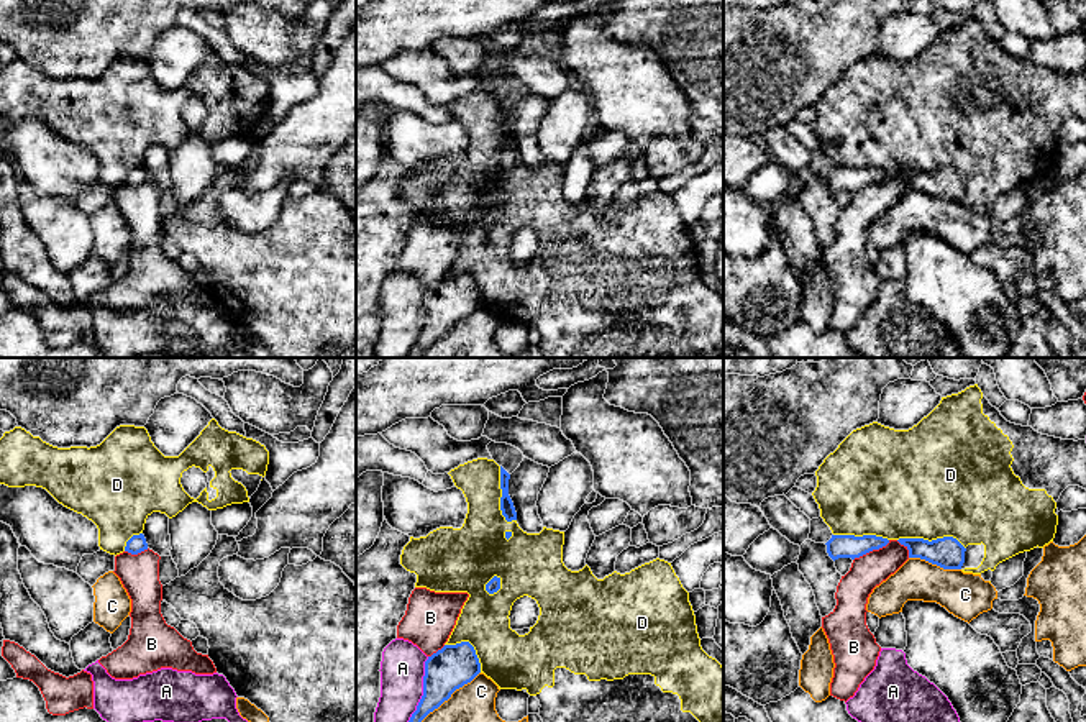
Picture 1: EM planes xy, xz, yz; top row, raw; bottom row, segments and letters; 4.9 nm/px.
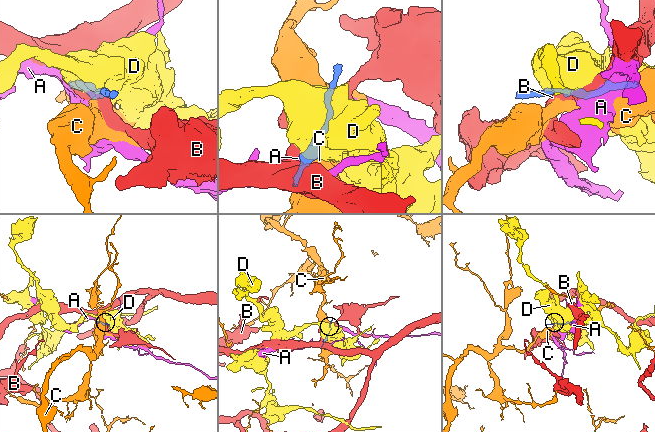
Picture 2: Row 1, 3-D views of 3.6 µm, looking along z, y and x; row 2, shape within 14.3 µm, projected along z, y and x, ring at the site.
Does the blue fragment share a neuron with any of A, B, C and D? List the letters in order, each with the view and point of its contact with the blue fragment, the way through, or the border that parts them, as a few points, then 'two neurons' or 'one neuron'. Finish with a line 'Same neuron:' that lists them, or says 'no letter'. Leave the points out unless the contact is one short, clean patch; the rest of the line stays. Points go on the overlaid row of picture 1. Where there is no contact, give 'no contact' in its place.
A: contact xz (424, 690); two neurons
B: contact yz (871, 550); two neurons
C: contact xz (450, 696); two neurons
D: contact yz (932, 540); two neurons
Same neuron: no letter

